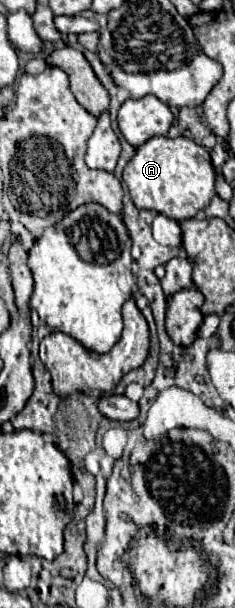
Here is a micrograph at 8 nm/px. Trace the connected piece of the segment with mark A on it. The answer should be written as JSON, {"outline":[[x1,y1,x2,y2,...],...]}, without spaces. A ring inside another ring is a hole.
{"outline":[[155,136,141,144,123,170,123,180,137,208,155,210,177,222,193,218,215,196,215,174,209,152,197,142,177,136]]}

